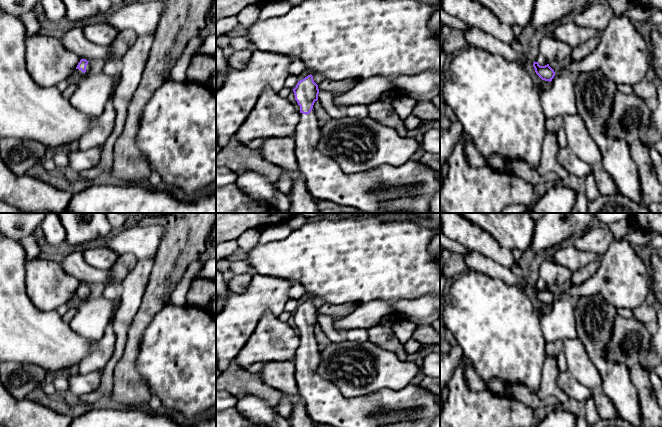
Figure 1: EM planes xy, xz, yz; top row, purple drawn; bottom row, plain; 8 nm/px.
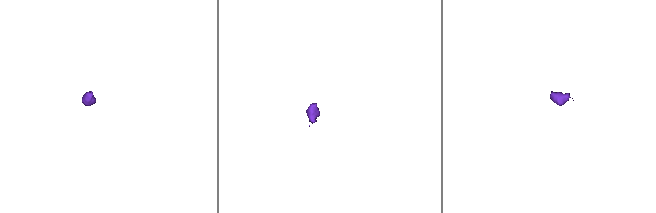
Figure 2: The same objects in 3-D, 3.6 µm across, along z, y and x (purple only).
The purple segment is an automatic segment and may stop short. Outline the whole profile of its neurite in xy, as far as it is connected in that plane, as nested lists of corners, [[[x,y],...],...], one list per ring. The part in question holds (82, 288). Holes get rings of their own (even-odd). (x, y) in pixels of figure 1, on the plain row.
[[[81,283],[78,287],[77,291],[77,297],[80,299],[80,301],[85,301],[90,298],[90,287],[86,283]]]

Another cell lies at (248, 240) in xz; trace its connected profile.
[[[251,229],[241,234],[237,239],[238,247],[245,252],[249,252],[259,244],[260,232],[257,229]]]

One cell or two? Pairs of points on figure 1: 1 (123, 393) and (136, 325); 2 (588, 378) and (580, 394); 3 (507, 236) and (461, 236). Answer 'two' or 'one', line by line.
1: one
2: two
3: two

